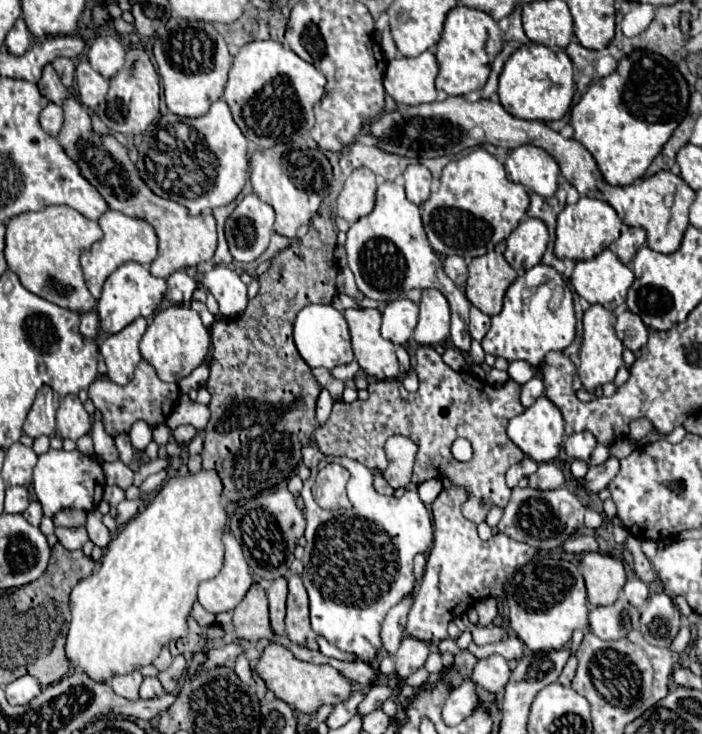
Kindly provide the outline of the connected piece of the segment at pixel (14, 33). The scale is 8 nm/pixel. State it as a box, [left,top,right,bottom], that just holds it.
[5,17,31,55]

